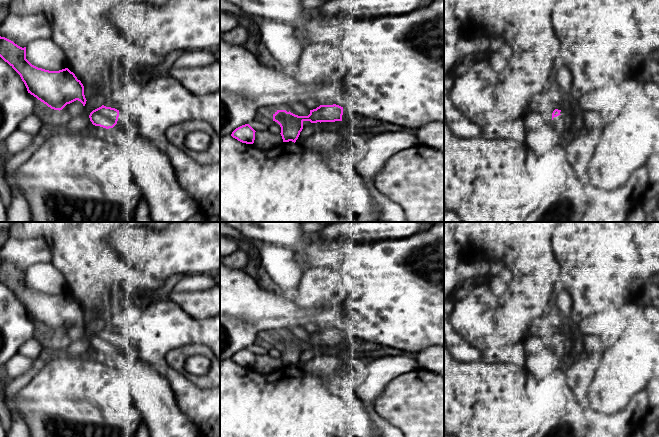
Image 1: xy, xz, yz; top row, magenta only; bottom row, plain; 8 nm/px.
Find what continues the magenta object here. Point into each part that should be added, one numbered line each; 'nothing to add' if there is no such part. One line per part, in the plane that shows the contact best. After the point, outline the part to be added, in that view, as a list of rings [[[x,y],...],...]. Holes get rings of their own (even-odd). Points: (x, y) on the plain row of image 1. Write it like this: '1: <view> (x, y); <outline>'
1: yz (559, 345); [[[562,339],[553,342],[553,349],[556,352],[556,355],[561,357],[565,354],[565,343]]]

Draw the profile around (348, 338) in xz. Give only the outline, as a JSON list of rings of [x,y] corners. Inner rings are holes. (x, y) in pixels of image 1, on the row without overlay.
[[[343,331],[342,346],[349,347],[351,343],[357,343],[360,339],[347,331]]]

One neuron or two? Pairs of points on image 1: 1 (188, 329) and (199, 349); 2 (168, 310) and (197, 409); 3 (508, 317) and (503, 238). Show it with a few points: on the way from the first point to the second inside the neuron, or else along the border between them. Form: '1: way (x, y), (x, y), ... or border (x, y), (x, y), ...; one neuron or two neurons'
1: border (209, 347), (203, 344), (186, 344), (173, 349); two neurons
2: way (160, 335), (160, 363), (179, 384); one neuron
3: way (528, 297), (530, 274), (528, 260), (523, 255); one neuron

